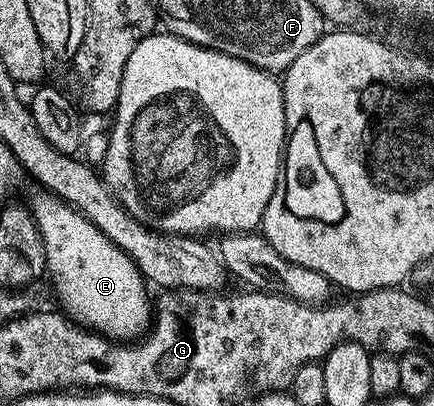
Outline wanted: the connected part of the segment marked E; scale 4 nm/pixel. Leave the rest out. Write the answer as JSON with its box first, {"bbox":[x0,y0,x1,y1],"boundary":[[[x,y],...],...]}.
{"bbox":[30,192,154,339],"boundary":[[[40,192],[30,209],[44,237],[47,273],[56,281],[63,313],[111,337],[139,339],[154,321],[154,302],[148,299],[150,286],[135,260],[111,242],[84,211],[51,192]]]}

